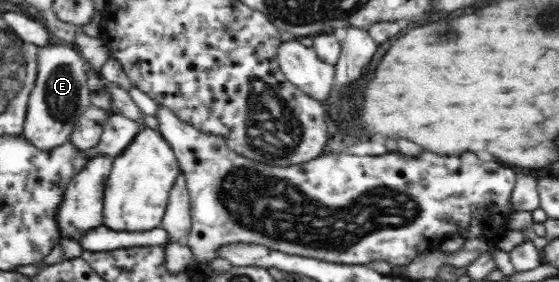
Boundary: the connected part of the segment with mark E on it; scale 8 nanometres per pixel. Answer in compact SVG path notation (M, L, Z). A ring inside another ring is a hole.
M57 41L38 47L35 85L28 97L22 134L38 149L49 151L71 138L78 118L91 105L89 69L86 60L71 44Z

